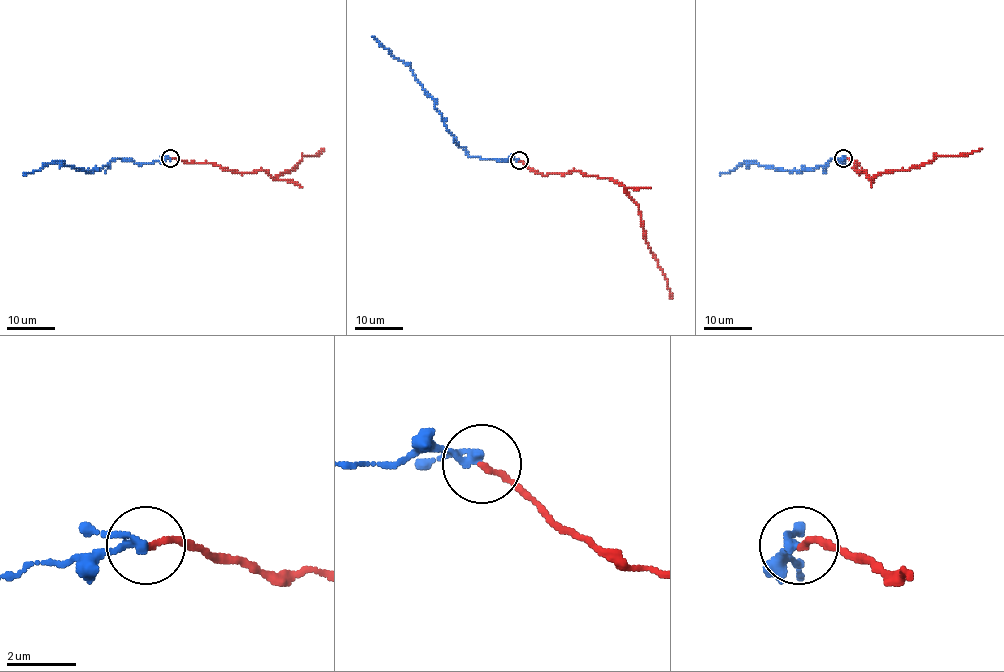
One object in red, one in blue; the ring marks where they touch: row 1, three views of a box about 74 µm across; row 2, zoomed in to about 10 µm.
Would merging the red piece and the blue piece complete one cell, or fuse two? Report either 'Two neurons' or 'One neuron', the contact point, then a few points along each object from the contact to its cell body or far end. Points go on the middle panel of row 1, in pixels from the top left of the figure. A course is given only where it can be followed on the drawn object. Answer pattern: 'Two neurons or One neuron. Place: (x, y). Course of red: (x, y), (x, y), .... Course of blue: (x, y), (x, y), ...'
One neuron. Place: (519, 160). Course of red: (519, 159), (544, 175), (572, 170), (609, 177), (623, 186), (638, 206), (645, 242), (667, 280), (670, 299). Course of blue: (519, 159), (484, 159), (470, 156), (448, 131), (435, 102), (411, 68), (371, 37)

